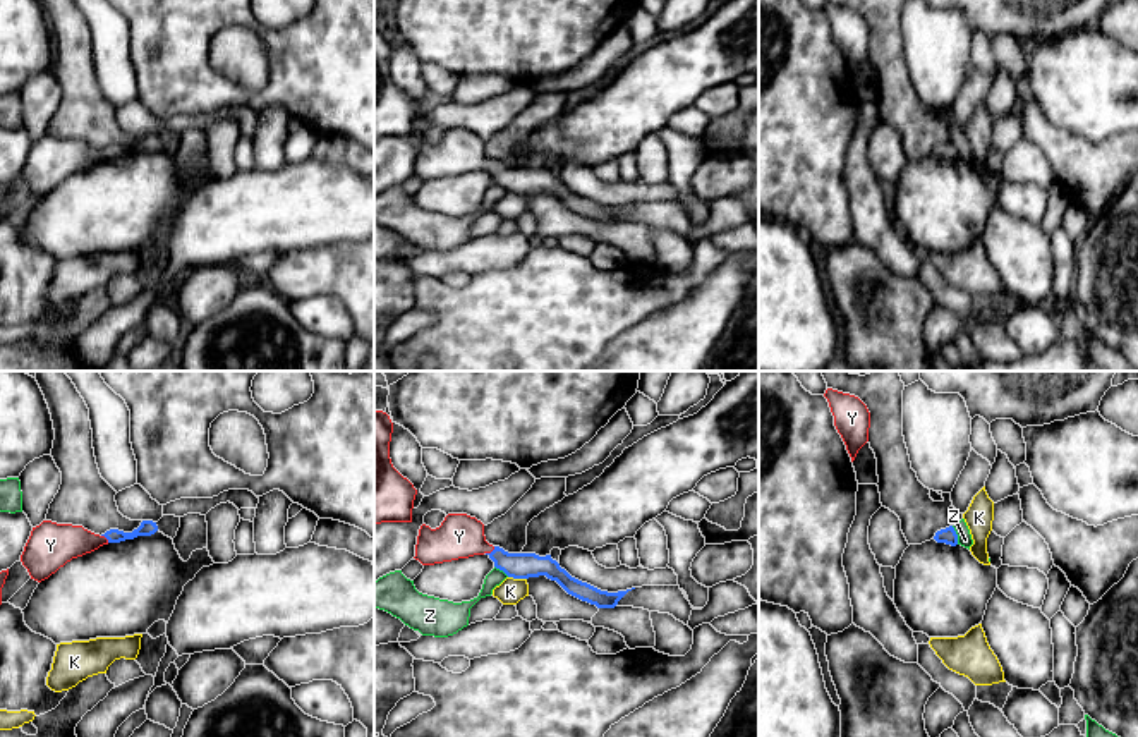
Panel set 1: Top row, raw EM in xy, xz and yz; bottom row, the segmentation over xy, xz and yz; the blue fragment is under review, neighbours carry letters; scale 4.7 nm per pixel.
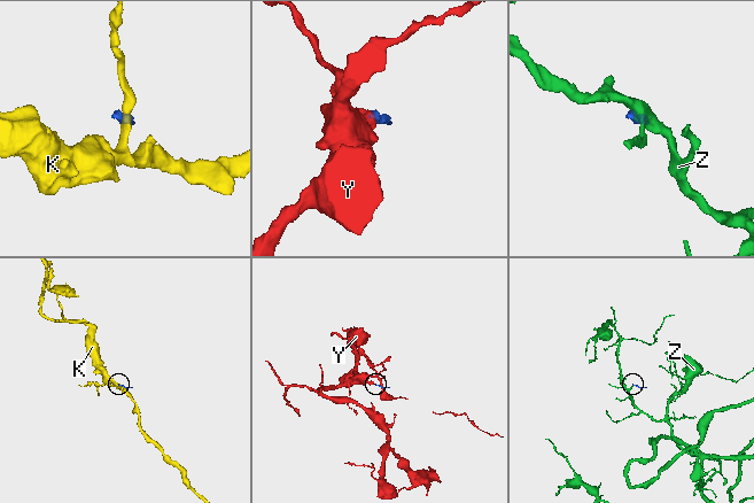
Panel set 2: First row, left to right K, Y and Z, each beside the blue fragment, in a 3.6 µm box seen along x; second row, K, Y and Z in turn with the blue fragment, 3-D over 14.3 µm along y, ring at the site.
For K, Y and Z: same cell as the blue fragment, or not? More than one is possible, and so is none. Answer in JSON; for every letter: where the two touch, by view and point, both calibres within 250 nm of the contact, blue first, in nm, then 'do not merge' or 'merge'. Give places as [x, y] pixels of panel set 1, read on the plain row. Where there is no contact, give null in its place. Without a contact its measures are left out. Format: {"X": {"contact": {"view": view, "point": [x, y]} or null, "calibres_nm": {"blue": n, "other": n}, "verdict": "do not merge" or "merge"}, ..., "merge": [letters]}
{"K": {"contact": {"view": "xz", "point": [517, 193]}, "calibres_nm": {"blue": 130, "other": 120}, "verdict": "do not merge"}, "Y": {"contact": {"view": "xz", "point": [491, 167]}, "calibres_nm": {"blue": 130, "other": 200}, "verdict": "merge"}, "Z": {"contact": {"view": "yz", "point": [956, 150]}, "calibres_nm": {"blue": 70, "other": 70}, "verdict": "do not merge"}, "merge": ["Y"]}

